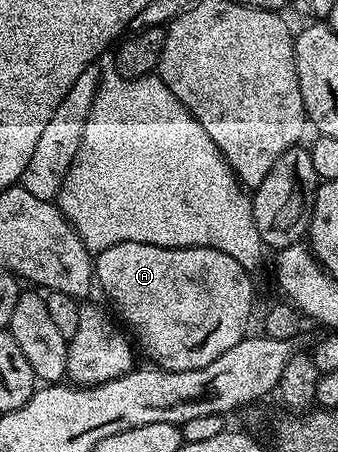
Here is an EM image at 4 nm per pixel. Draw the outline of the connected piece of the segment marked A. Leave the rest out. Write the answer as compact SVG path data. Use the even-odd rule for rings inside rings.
M123 241L95 255L96 286L113 302L116 318L133 330L131 335L140 354L145 354L149 358L146 360L162 371L203 369L203 365L211 365L211 361L223 357L231 345L246 338L248 331L245 330L253 315L253 278L235 257L210 247L160 247Z

